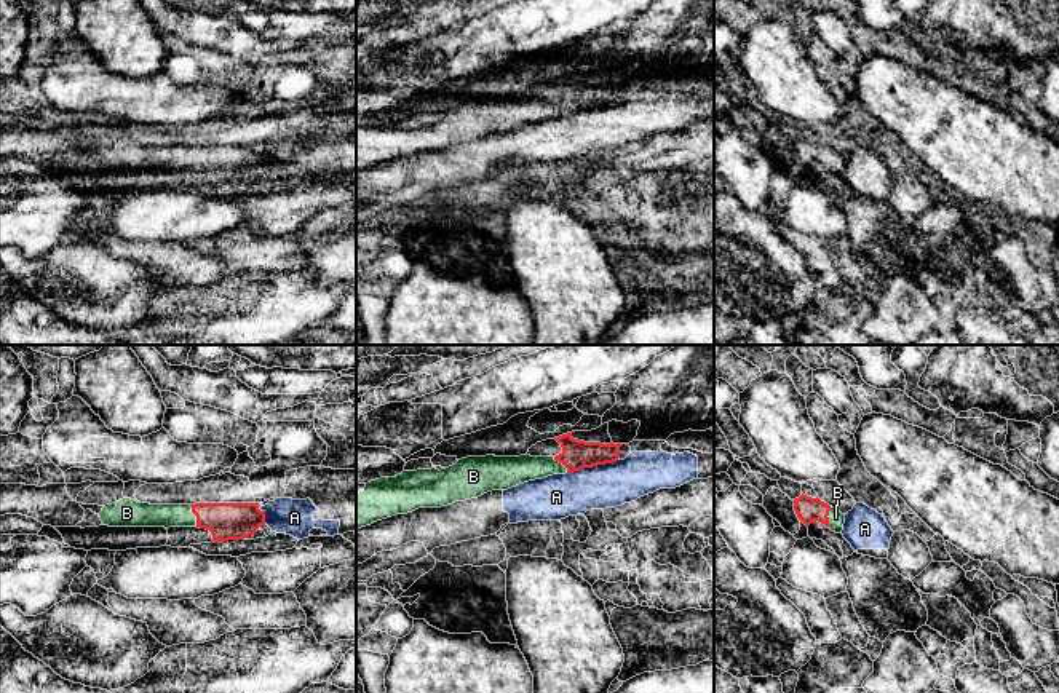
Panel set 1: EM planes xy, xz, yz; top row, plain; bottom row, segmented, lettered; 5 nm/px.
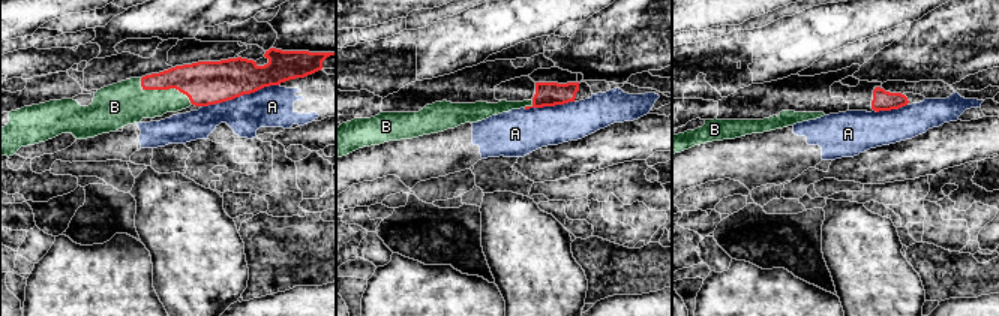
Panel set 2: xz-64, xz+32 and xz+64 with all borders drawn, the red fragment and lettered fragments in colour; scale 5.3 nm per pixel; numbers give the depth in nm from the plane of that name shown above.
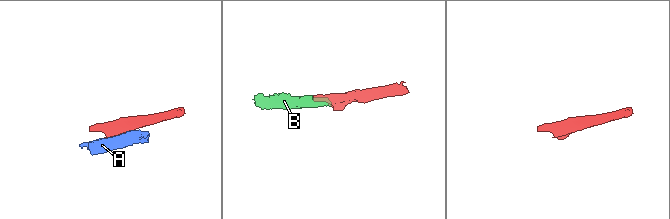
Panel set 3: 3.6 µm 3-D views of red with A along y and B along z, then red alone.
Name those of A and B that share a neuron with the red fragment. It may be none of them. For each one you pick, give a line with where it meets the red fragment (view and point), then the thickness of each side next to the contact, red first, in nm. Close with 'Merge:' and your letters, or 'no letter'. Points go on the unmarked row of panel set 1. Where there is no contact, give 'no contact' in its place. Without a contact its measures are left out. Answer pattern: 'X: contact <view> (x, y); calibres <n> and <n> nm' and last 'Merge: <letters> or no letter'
B: contact xy (195, 157); calibres 190 and 120 nm
Merge: B

